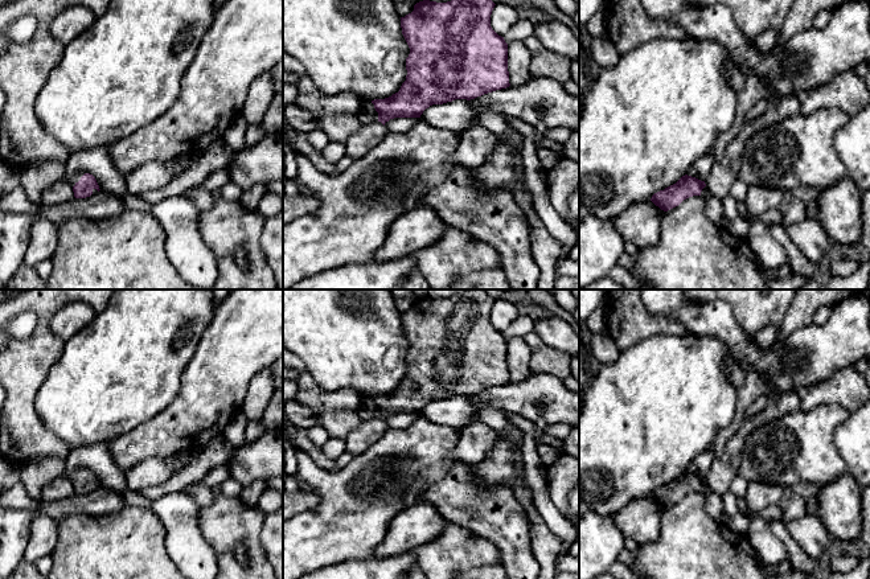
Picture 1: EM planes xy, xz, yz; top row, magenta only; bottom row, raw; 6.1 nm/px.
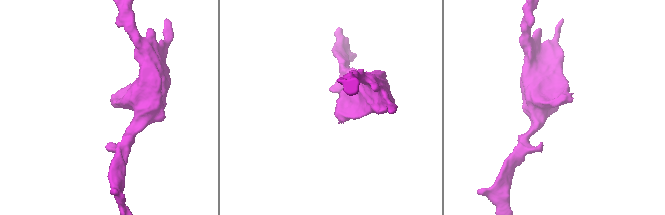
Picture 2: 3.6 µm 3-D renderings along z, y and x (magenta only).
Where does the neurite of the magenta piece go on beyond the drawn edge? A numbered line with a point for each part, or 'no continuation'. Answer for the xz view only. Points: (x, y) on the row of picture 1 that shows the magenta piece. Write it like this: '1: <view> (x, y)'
1: xz (369, 135)

